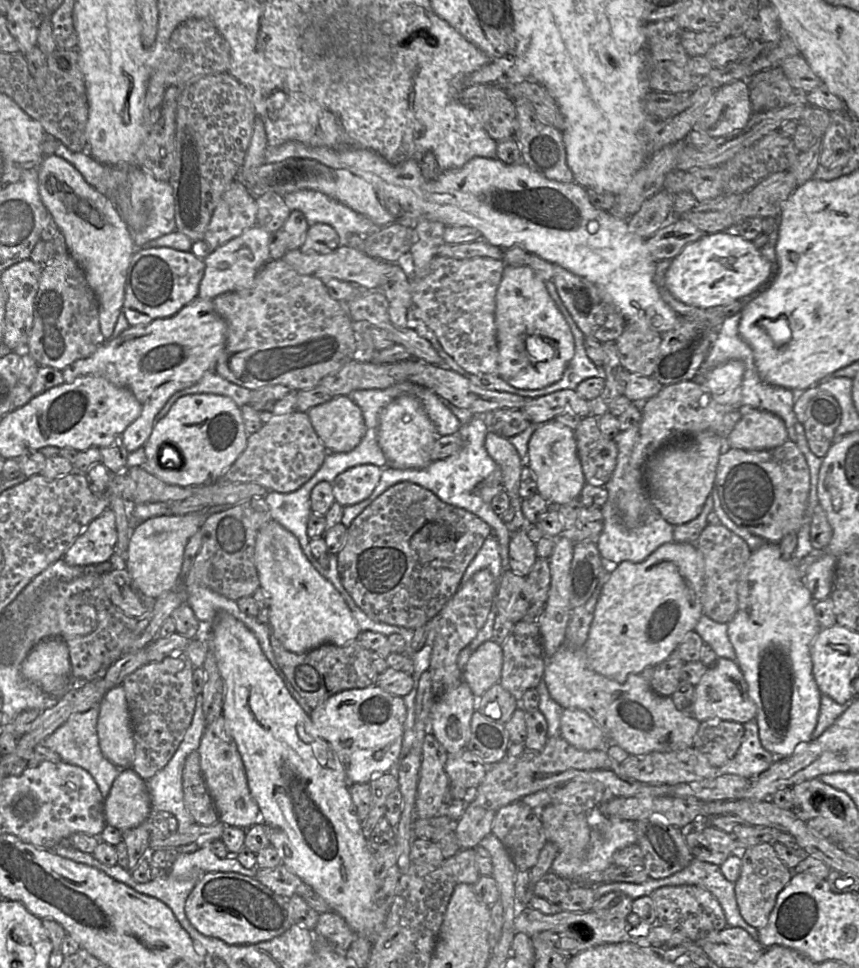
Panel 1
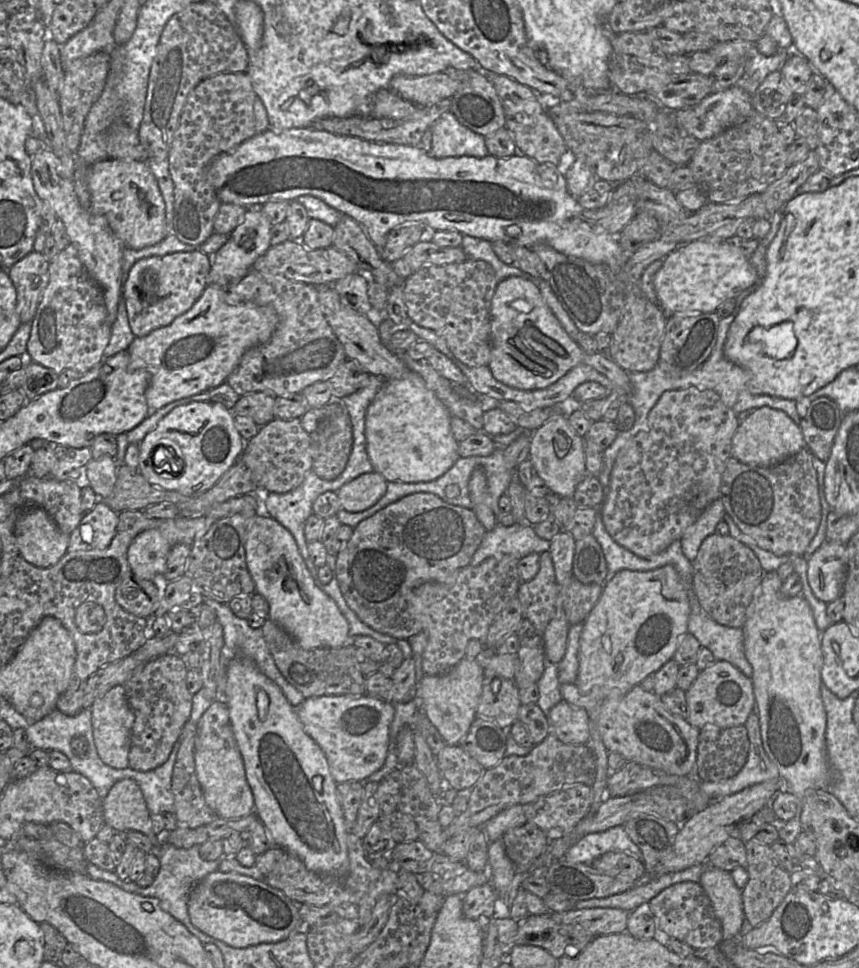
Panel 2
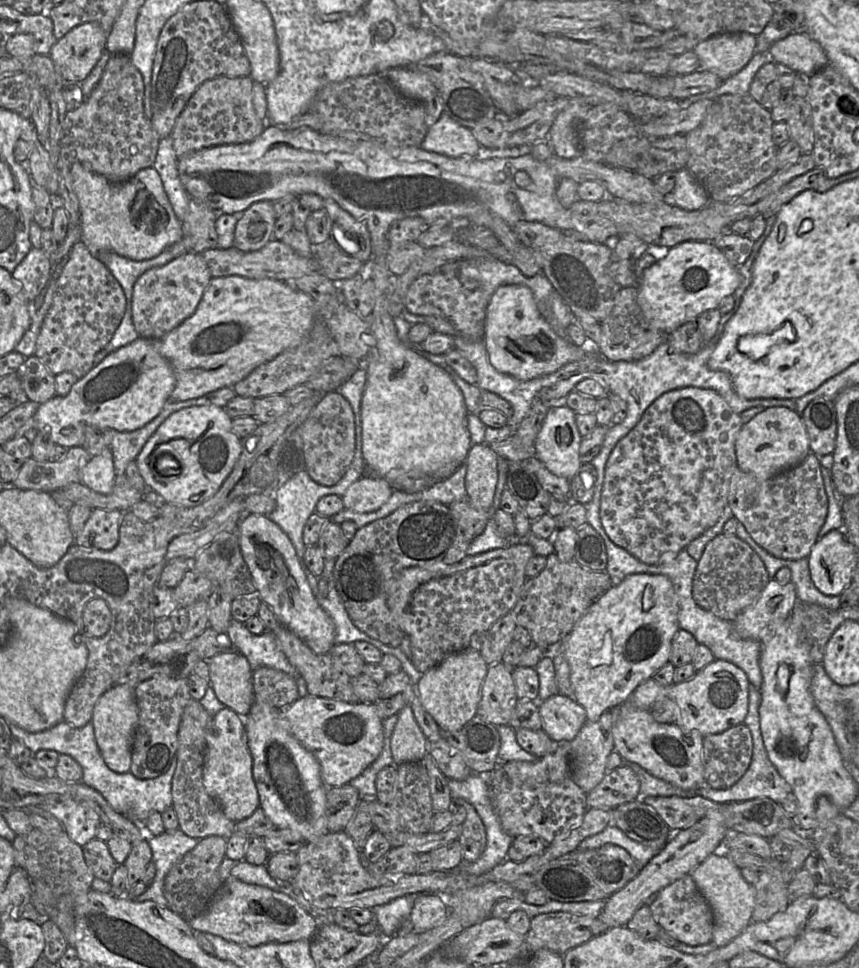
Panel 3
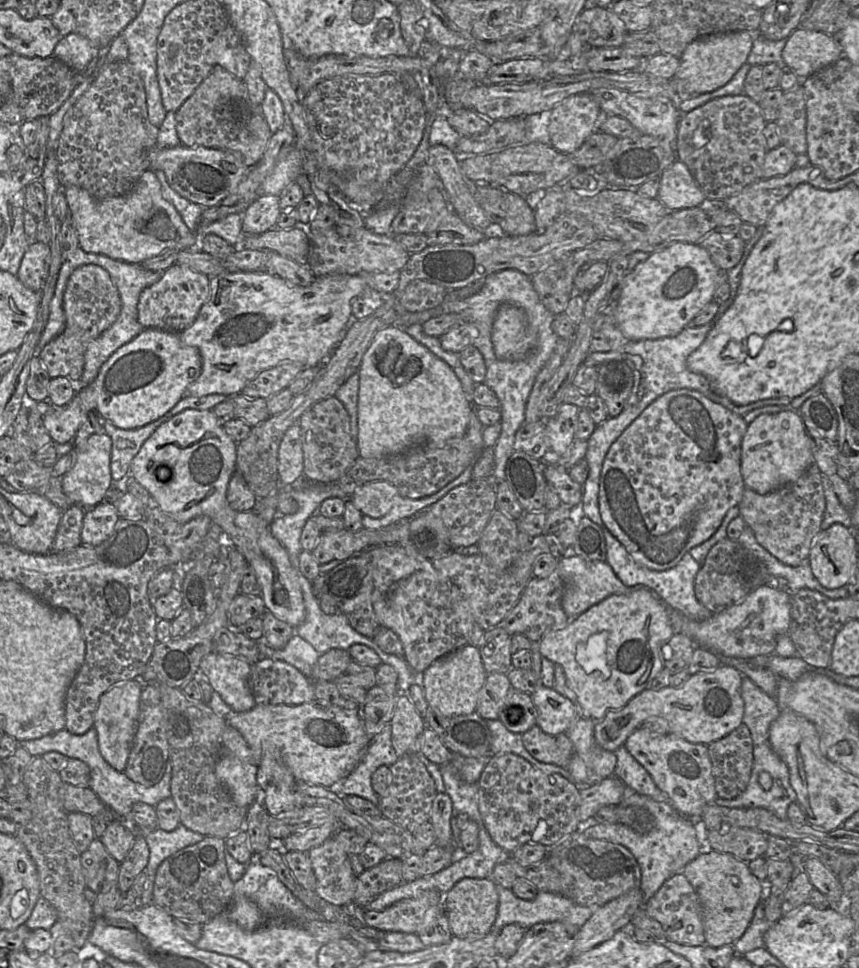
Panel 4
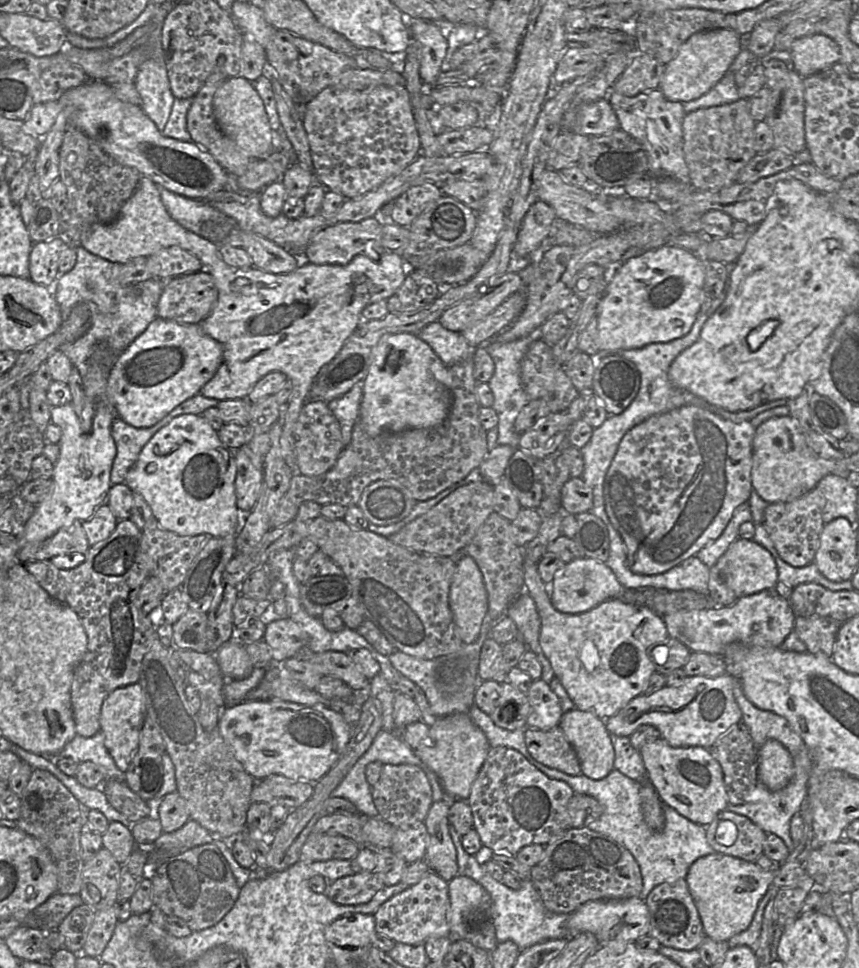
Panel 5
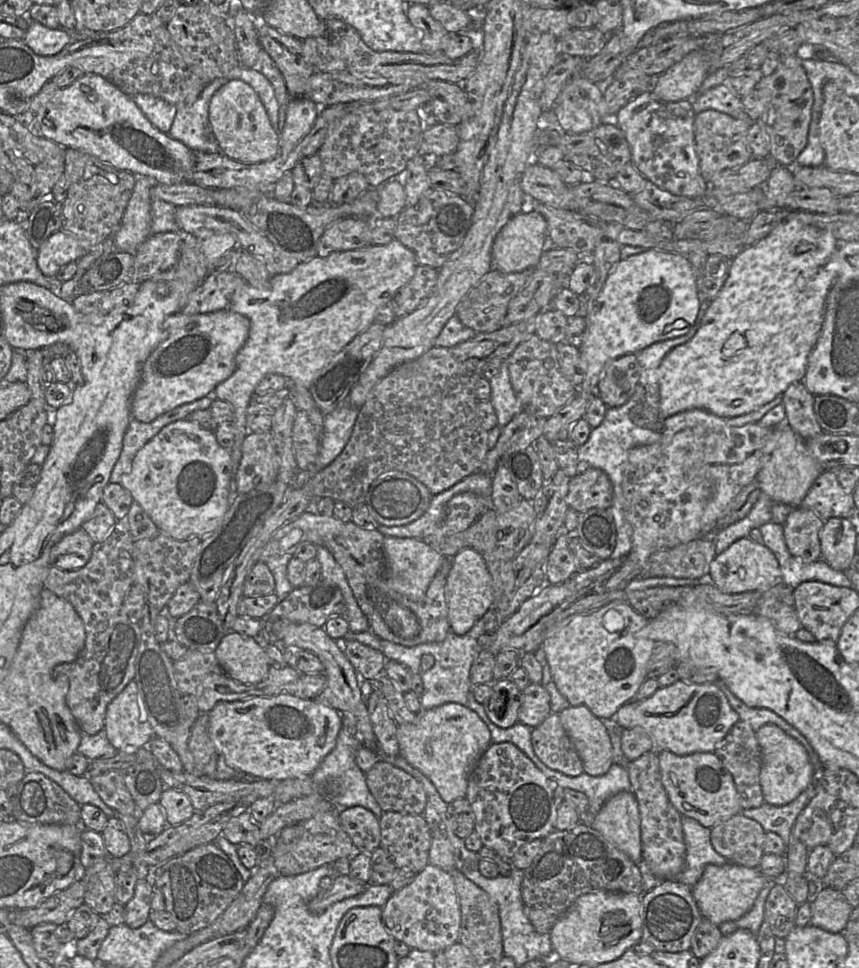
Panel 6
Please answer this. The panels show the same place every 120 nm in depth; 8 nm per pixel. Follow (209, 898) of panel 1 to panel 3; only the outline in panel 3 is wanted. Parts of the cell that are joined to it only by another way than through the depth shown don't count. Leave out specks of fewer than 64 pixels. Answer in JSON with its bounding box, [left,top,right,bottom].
[189,877,320,947]

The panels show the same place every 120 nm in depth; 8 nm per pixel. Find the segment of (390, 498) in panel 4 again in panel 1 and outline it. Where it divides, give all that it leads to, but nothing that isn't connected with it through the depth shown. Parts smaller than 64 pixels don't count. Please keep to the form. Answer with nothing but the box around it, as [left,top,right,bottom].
[331,464,382,507]

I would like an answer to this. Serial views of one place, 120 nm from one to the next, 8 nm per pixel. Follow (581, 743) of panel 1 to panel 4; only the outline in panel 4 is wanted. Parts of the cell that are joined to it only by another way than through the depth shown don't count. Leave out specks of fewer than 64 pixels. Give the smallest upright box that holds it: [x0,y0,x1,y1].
[531,681,580,735]

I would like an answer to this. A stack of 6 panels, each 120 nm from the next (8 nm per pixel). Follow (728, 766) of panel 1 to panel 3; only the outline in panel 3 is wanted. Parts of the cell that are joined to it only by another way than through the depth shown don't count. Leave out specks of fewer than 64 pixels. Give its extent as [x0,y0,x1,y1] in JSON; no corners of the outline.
[698,684,792,804]

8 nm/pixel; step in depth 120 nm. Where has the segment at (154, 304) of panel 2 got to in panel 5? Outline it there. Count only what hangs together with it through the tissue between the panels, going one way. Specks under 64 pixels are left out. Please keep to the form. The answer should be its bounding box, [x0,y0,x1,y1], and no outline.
[157,271,218,324]

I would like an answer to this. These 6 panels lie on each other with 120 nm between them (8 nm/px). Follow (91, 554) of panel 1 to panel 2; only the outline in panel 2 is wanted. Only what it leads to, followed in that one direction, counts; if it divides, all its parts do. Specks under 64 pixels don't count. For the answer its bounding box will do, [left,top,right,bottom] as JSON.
[68,501,119,552]

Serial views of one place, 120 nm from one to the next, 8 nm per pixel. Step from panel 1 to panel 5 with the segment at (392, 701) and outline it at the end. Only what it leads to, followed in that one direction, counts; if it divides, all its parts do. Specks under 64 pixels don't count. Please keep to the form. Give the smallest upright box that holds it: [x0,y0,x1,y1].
[218,700,353,782]

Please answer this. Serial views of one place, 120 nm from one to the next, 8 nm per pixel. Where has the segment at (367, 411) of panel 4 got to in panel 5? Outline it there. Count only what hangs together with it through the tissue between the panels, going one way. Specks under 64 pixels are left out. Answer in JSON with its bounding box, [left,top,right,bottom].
[359,334,452,437]

